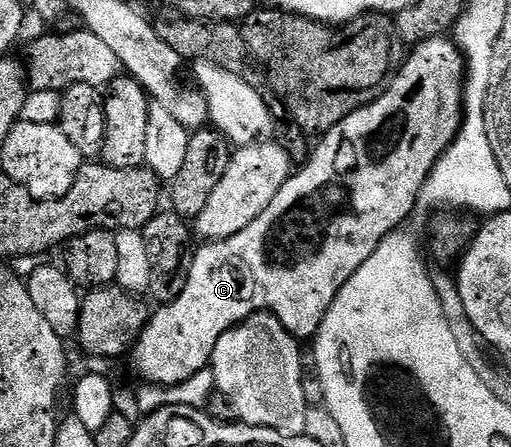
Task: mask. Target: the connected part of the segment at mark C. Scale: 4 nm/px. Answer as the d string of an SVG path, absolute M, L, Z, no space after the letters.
M447 35L435 36L415 45L409 52L412 53L409 54L408 61L401 66L400 73L397 76L395 73L391 77L390 83L377 95L375 100L359 108L356 112L351 112L343 122L335 124L329 132L323 133L319 137L320 145L313 150L308 165L305 168L297 167L293 171L288 181L282 186L282 190L278 190L278 194L274 194L274 202L270 202L270 206L266 206L266 210L262 210L262 214L258 214L258 218L254 218L254 222L250 222L250 226L246 226L246 230L238 230L238 234L225 240L201 243L195 249L186 268L184 289L173 300L160 306L157 312L155 309L149 315L148 324L131 349L130 357L132 356L133 362L136 363L136 372L141 376L141 381L147 382L149 385L176 385L186 382L192 375L198 374L199 371L207 369L211 365L214 346L218 346L218 338L222 338L222 334L226 334L231 328L254 315L255 312L274 313L282 322L282 326L286 326L288 333L295 336L300 342L311 341L320 331L334 298L338 298L342 286L346 286L346 282L350 282L350 278L354 278L354 274L358 274L358 266L362 266L362 262L366 262L366 258L370 258L370 254L374 254L374 250L378 250L378 246L391 232L397 231L403 225L400 223L412 211L417 211L424 183L428 180L429 174L434 170L440 157L444 155L444 151L456 140L456 135L459 134L461 123L466 115L466 61L464 53L461 52L460 45L456 43L455 39L449 38Z

